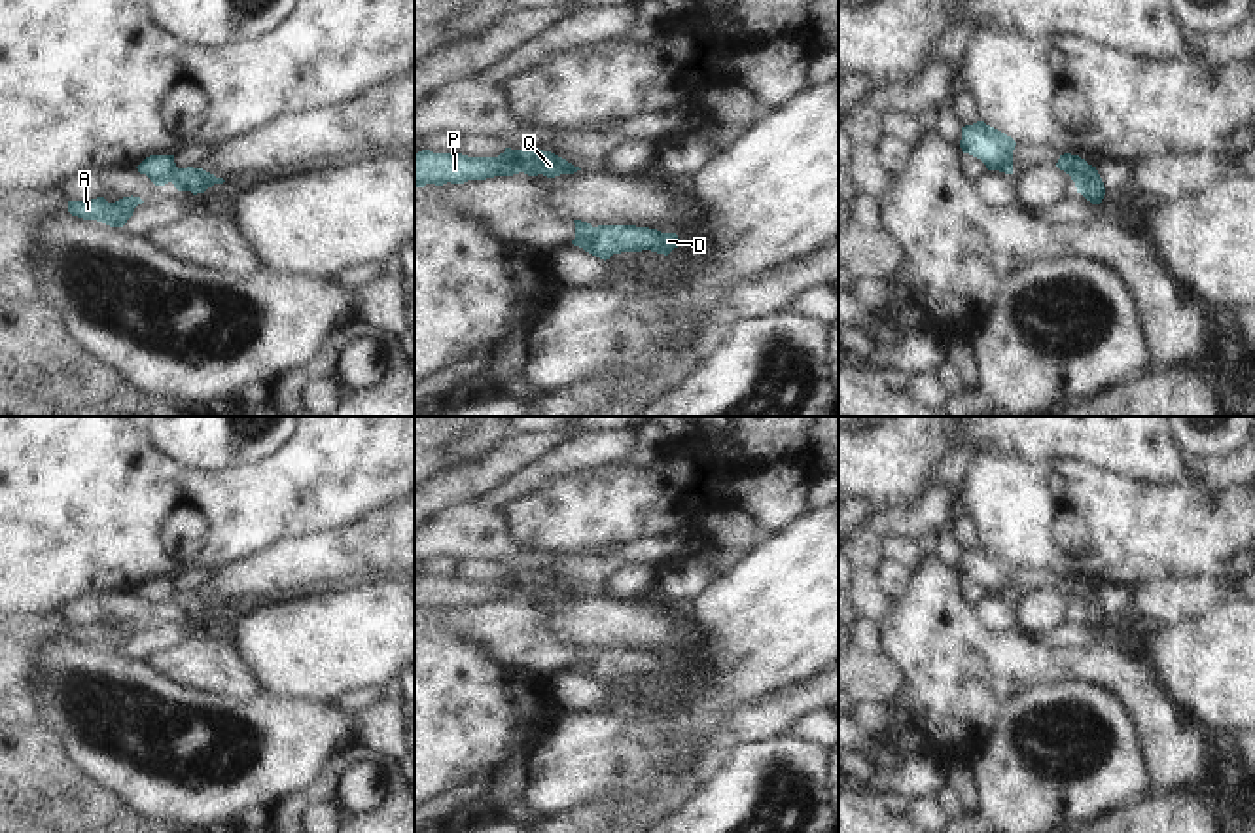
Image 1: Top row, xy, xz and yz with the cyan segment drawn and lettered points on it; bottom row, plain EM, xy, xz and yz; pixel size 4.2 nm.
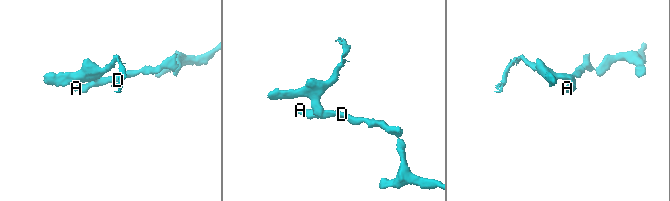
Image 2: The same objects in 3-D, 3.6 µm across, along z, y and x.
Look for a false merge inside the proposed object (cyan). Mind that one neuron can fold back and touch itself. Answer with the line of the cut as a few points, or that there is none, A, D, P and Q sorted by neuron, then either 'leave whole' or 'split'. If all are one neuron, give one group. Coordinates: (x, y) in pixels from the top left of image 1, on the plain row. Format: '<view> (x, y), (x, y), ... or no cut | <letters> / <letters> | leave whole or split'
xz (595, 652), (595, 661), (582, 671) | A D / P Q | split

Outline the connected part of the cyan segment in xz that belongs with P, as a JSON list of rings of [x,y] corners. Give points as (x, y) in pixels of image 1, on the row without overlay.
[[[505,572],[505,576],[498,581],[468,581],[462,577],[433,577],[430,574],[422,574],[415,579],[415,611],[424,611],[426,608],[443,610],[447,606],[464,608],[468,604],[513,600],[519,596],[555,602],[560,598],[574,598],[577,594],[581,593],[539,572]]]

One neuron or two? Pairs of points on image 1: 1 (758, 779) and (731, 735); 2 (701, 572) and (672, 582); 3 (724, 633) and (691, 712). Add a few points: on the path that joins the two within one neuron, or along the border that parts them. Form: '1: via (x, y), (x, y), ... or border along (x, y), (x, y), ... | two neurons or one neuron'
1: border along (782, 735), (771, 741), (739, 744), (722, 756) | two neurons
2: via (693, 574), (680, 580) | one neuron
3: via (724, 652), (724, 680), (710, 693) | one neuron

